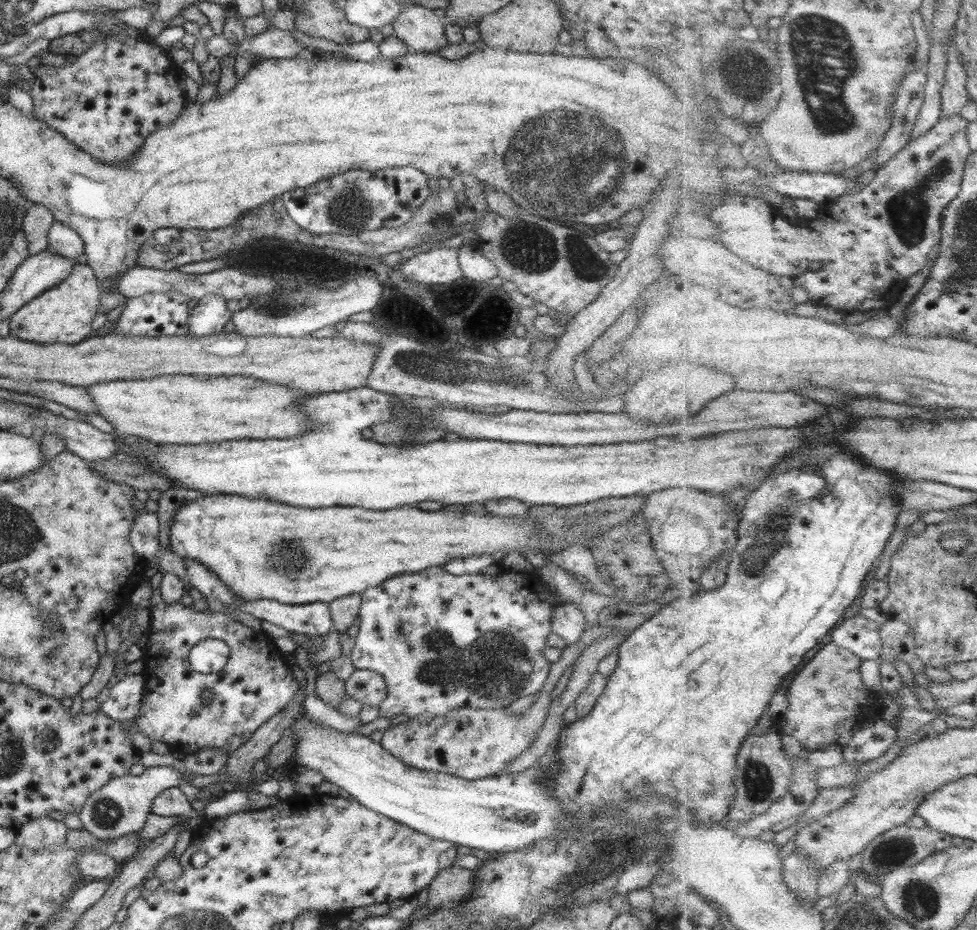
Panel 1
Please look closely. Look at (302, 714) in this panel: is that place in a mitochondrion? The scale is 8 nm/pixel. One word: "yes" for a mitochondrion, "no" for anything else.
no

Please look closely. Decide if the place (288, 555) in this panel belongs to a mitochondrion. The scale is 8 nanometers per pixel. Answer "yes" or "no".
yes

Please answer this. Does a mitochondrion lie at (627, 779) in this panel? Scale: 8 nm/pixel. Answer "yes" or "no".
no

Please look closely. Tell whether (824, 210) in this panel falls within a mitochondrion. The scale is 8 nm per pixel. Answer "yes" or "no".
no

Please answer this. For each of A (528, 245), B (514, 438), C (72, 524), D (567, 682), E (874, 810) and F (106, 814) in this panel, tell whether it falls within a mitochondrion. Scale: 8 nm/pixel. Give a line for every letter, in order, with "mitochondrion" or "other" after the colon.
A: mitochondrion
B: other
C: other
D: other
E: other
F: mitochondrion

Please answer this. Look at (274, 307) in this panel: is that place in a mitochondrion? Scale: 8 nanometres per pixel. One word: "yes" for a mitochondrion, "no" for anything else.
yes

